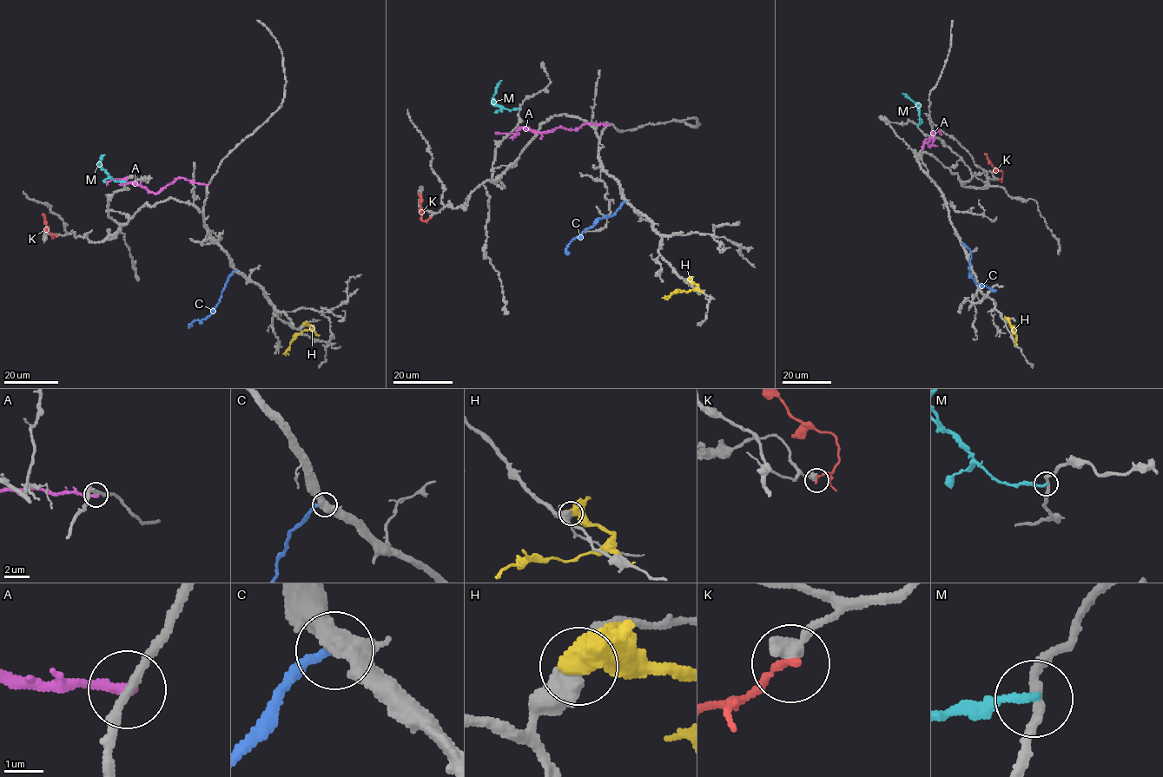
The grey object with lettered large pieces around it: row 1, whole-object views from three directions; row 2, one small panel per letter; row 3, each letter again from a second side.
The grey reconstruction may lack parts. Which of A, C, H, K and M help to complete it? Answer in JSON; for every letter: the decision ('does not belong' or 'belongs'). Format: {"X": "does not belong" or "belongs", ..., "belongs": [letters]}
{"A": "does not belong", "C": "does not belong", "H": "does not belong", "K": "does not belong", "M": "does not belong", "belongs": []}

